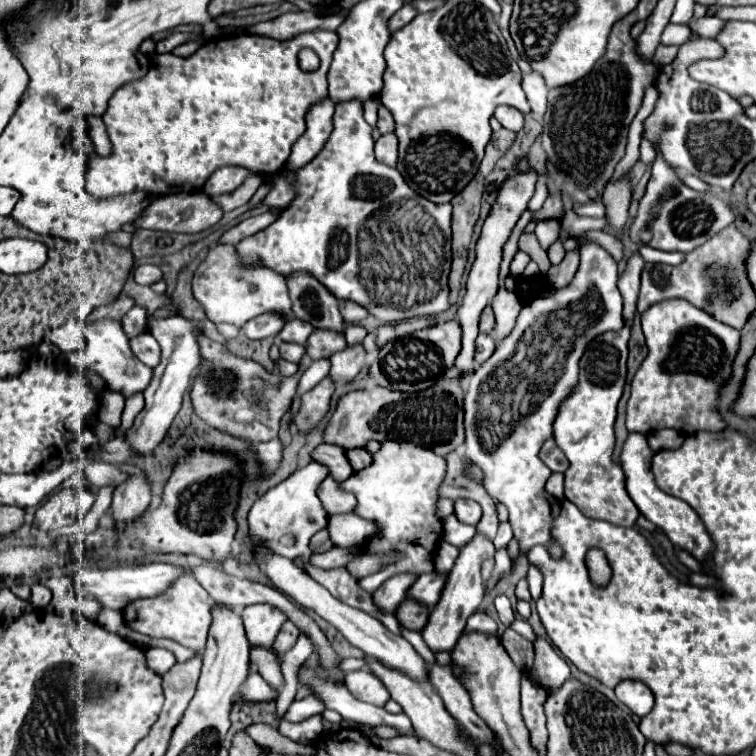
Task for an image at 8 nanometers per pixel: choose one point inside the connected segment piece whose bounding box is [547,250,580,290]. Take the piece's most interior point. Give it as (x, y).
(557, 276)

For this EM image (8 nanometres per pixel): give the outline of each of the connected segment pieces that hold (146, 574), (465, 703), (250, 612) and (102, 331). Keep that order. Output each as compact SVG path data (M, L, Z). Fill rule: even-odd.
M129 564L129 566L109 566L109 568L97 568L97 566L81 568L79 572L73 574L73 592L83 598L93 596L103 608L121 610L123 606L127 606L127 602L135 598L149 598L149 596L161 594L181 574L191 574L191 570L181 570L171 564Z
M435 662L429 668L431 668L431 684L439 692L439 696L443 698L447 712L473 738L477 738L481 742L489 742L493 738L493 734L491 734L489 726L483 722L483 718L473 710L469 692L463 688L463 684L459 680L455 680L451 666L439 666Z
M251 604L243 608L241 616L249 642L261 644L267 650L271 650L279 628L283 626L283 622L287 622L287 616L283 616L279 608L271 608L271 604Z
M103 318L103 320L93 322L91 326L87 326L87 348L85 348L83 355L78 354L75 356L77 356L76 365L78 364L79 367L76 368L79 372L93 370L95 374L99 374L103 378L103 382L105 382L105 386L109 390L119 392L125 398L131 398L137 392L141 394L147 388L147 384L151 382L151 376L153 376L153 370L147 368L143 362L139 362L135 358L135 354L131 352L129 340L127 340L127 336L125 336L125 332L121 328L121 324L115 322L115 320ZM86 358L89 369L85 369L82 364Z

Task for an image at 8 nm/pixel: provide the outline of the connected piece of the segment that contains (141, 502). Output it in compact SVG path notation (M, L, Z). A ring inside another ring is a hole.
M131 476L125 484L117 486L113 490L113 502L111 502L111 522L115 526L129 524L131 520L139 518L151 502L149 494L149 482L147 476Z

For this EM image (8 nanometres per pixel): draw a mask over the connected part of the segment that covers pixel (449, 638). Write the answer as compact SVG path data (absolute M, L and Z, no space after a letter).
M477 534L467 546L461 548L461 554L455 560L455 566L447 576L447 584L443 588L441 600L433 608L433 612L429 616L429 622L421 632L423 640L427 642L427 646L433 652L441 652L441 650L451 652L453 646L457 644L459 634L463 632L463 628L467 624L467 618L479 608L479 604L485 596L485 580L481 578L481 562L485 558L493 558L493 554L495 554L495 546L481 534Z

